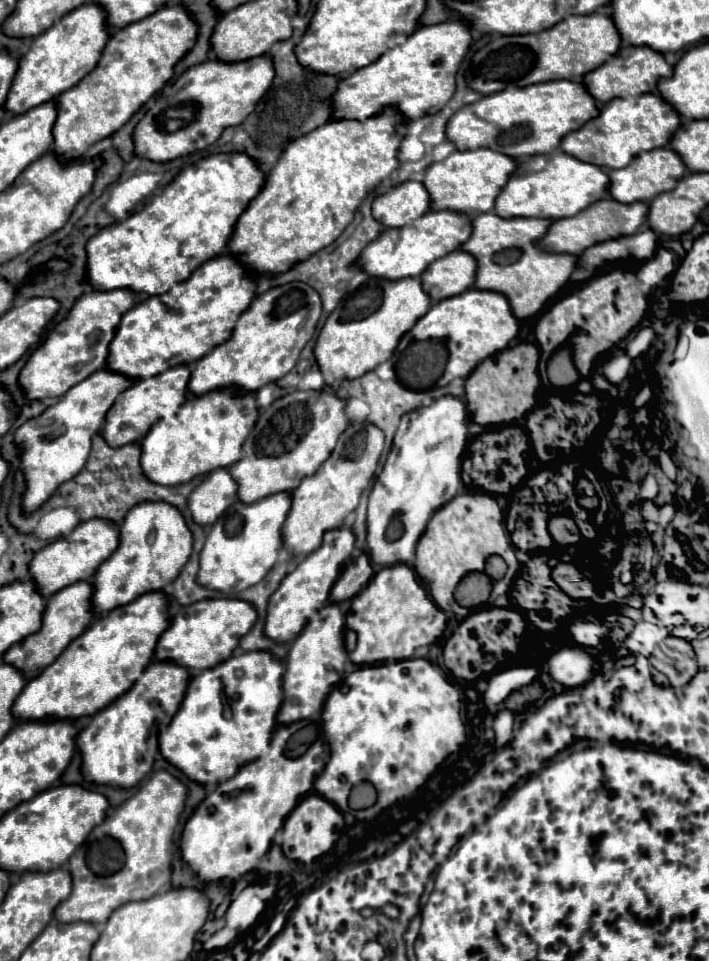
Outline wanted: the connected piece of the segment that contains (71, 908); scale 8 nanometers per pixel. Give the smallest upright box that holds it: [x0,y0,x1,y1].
[56,769,188,927]

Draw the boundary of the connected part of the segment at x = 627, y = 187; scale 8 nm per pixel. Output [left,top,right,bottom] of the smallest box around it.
[610,149,686,203]

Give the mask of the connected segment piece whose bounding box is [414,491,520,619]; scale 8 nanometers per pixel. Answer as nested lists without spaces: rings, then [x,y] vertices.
[[[466,491],[462,495],[456,495],[430,519],[426,533],[420,537],[420,543],[416,549],[414,569],[422,577],[424,585],[428,587],[434,603],[446,613],[452,611],[462,619],[470,611],[456,603],[454,589],[466,573],[484,569],[484,561],[490,555],[504,557],[504,561],[508,563],[508,569],[514,569],[514,577],[516,577],[520,569],[520,561],[516,559],[516,551],[512,547],[510,533],[504,523],[504,511],[500,509],[498,501],[492,495]]]

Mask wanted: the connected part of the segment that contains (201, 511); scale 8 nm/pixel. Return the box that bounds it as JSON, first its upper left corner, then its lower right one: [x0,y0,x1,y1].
[188,469,238,525]

